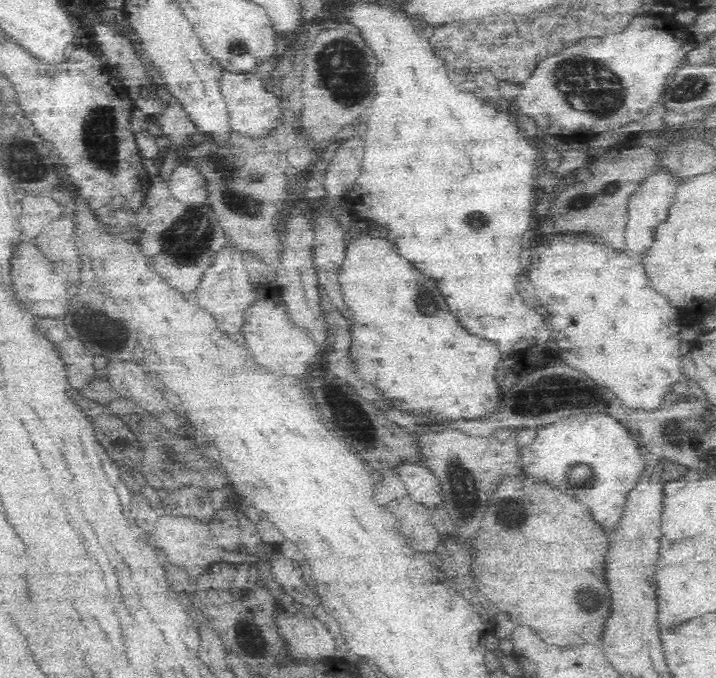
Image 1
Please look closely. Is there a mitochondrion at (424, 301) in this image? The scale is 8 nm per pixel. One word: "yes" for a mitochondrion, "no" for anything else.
yes

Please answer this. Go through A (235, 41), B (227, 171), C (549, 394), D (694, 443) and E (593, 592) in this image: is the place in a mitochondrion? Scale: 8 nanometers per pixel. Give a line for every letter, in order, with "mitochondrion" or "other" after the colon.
A: mitochondrion
B: mitochondrion
C: mitochondrion
D: other
E: mitochondrion

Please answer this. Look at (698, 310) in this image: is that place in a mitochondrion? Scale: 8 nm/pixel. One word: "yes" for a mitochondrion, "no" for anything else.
no

